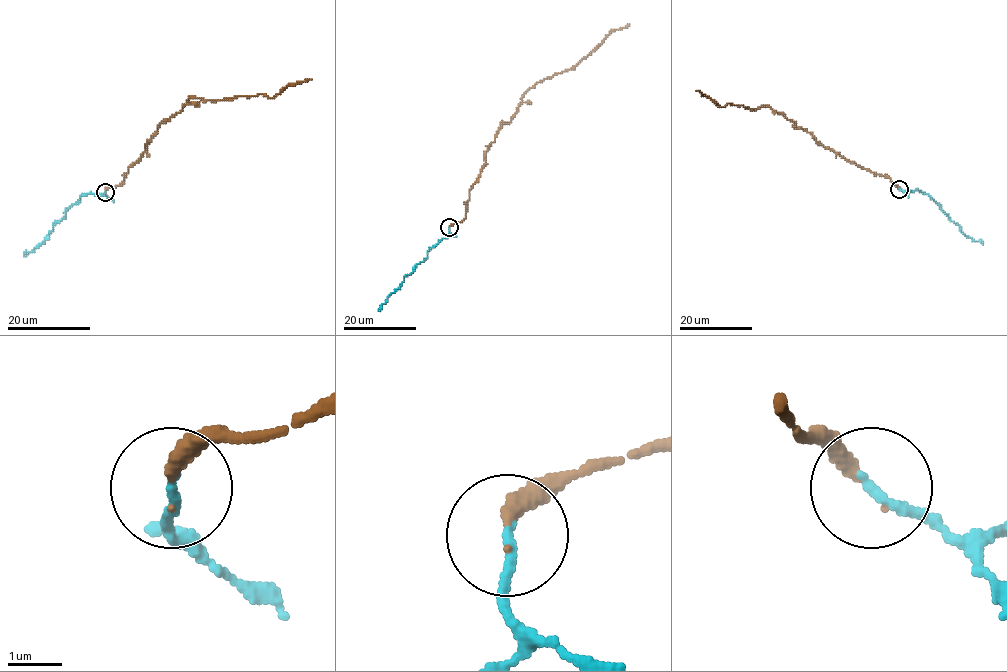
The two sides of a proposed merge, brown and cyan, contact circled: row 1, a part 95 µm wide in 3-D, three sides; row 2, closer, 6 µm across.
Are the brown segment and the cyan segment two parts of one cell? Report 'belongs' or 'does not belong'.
belongs

